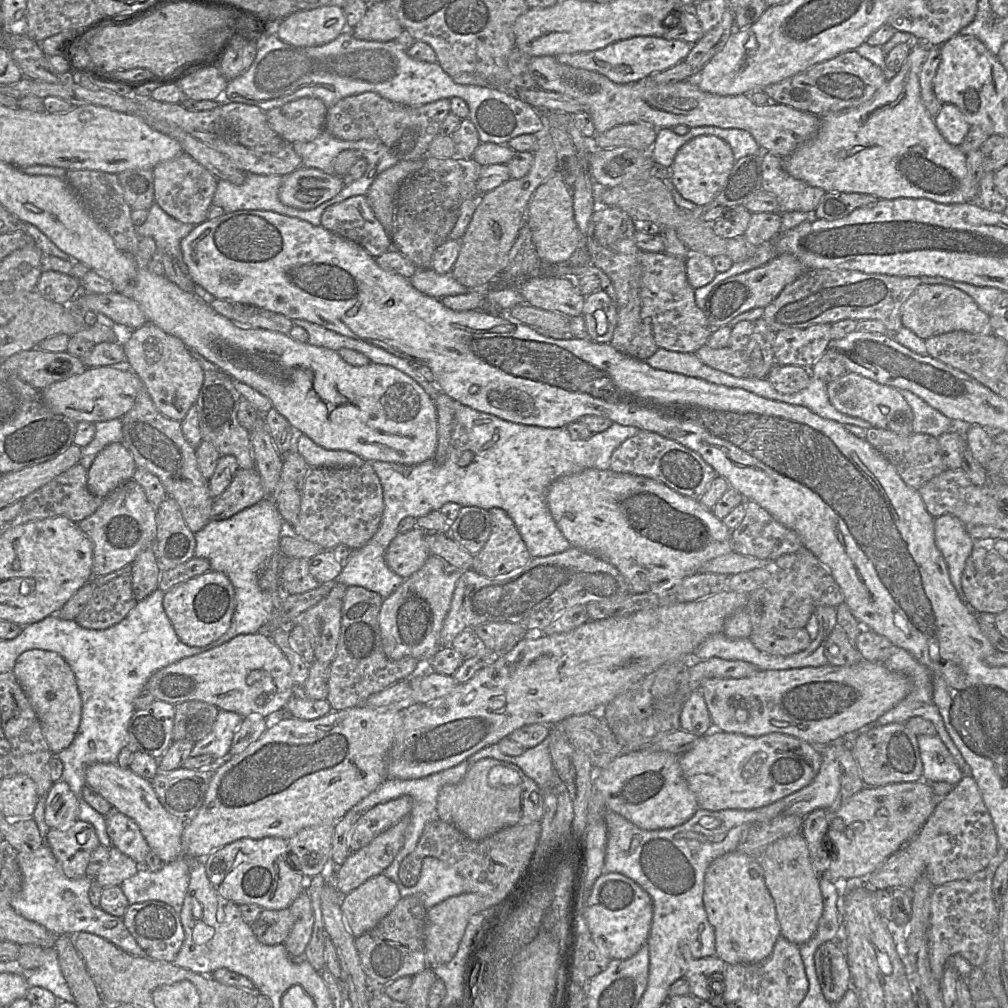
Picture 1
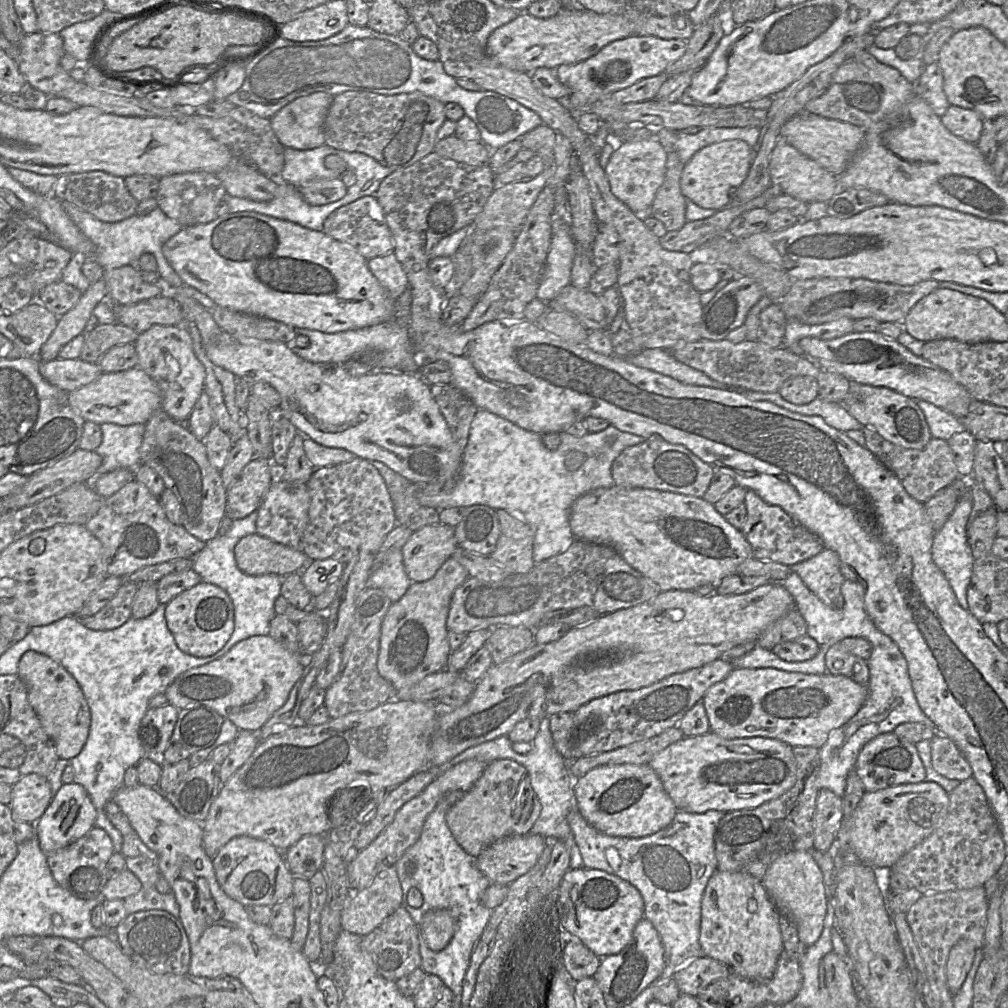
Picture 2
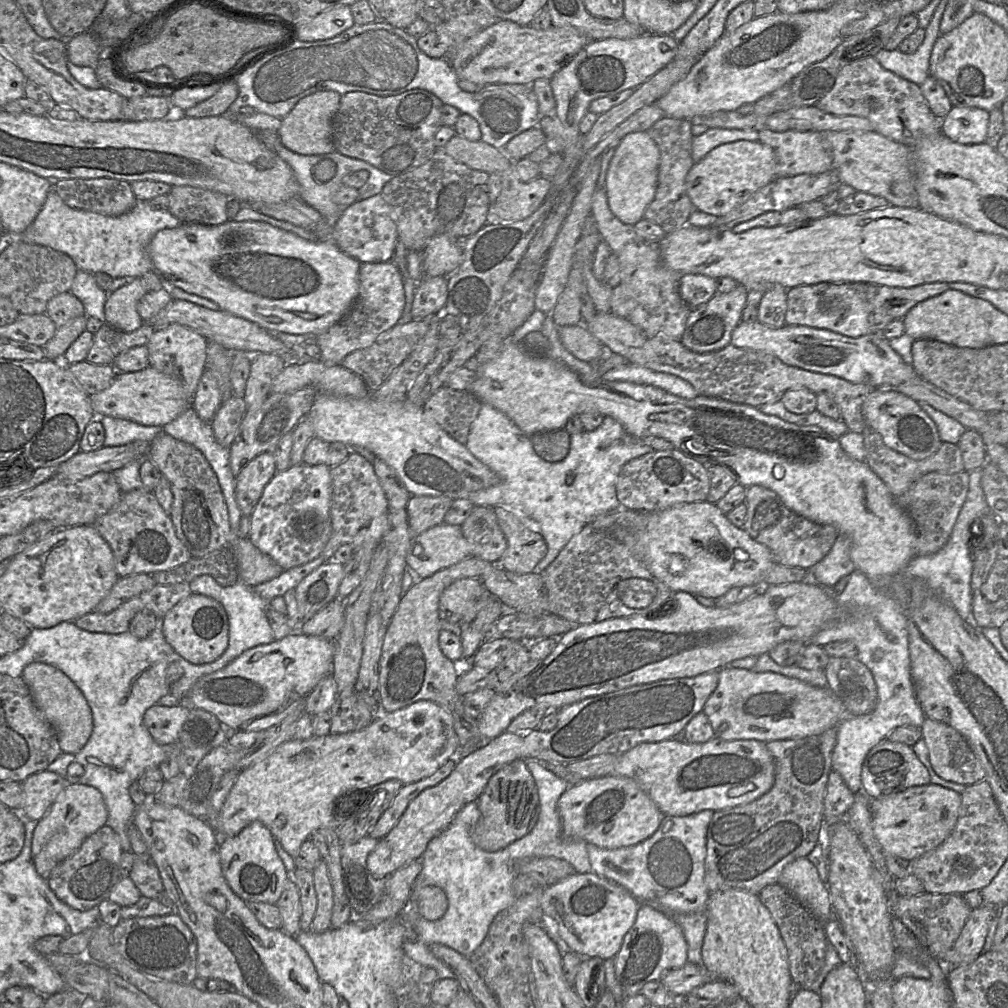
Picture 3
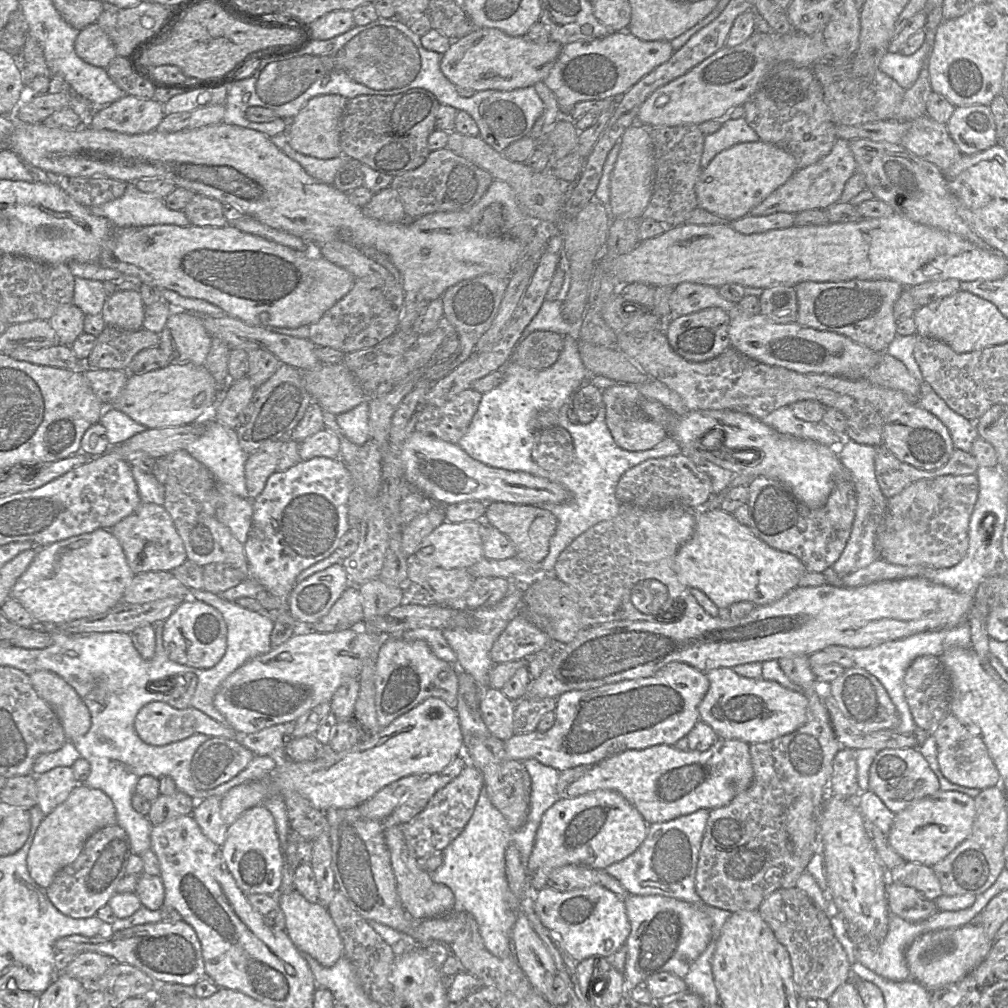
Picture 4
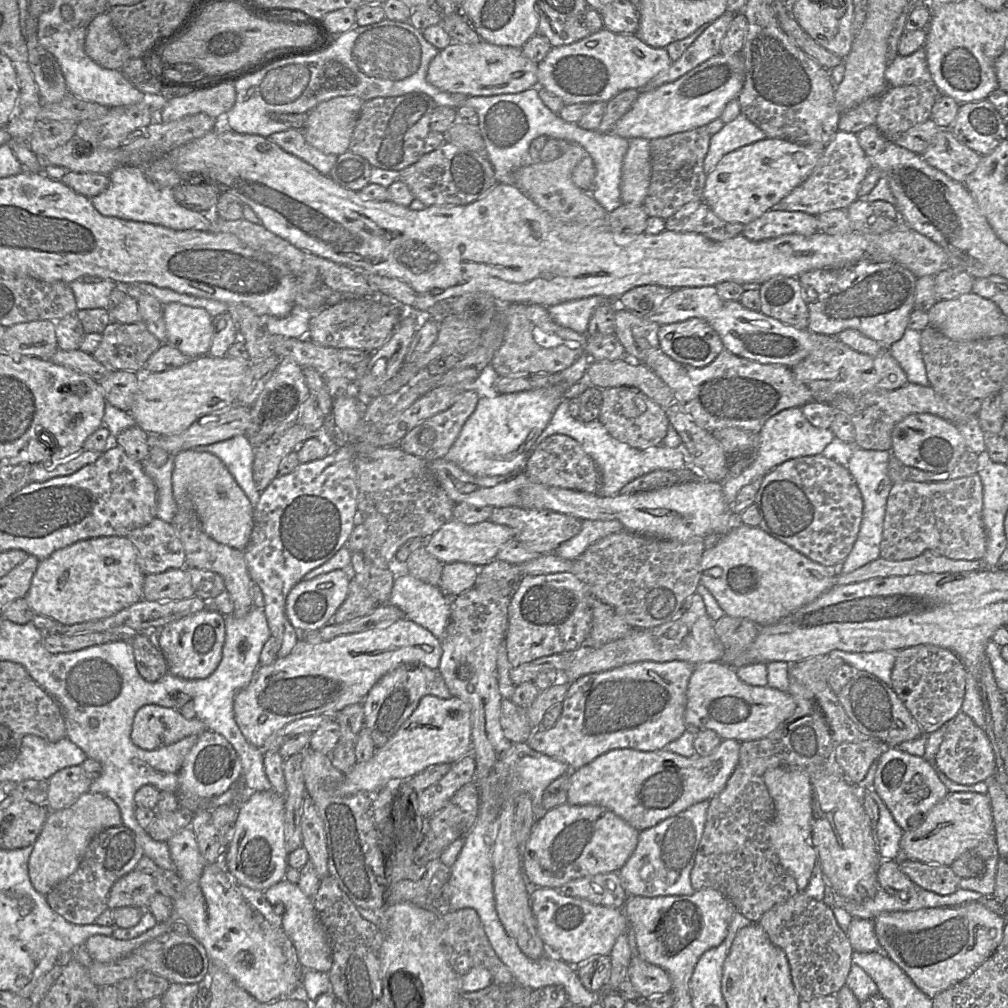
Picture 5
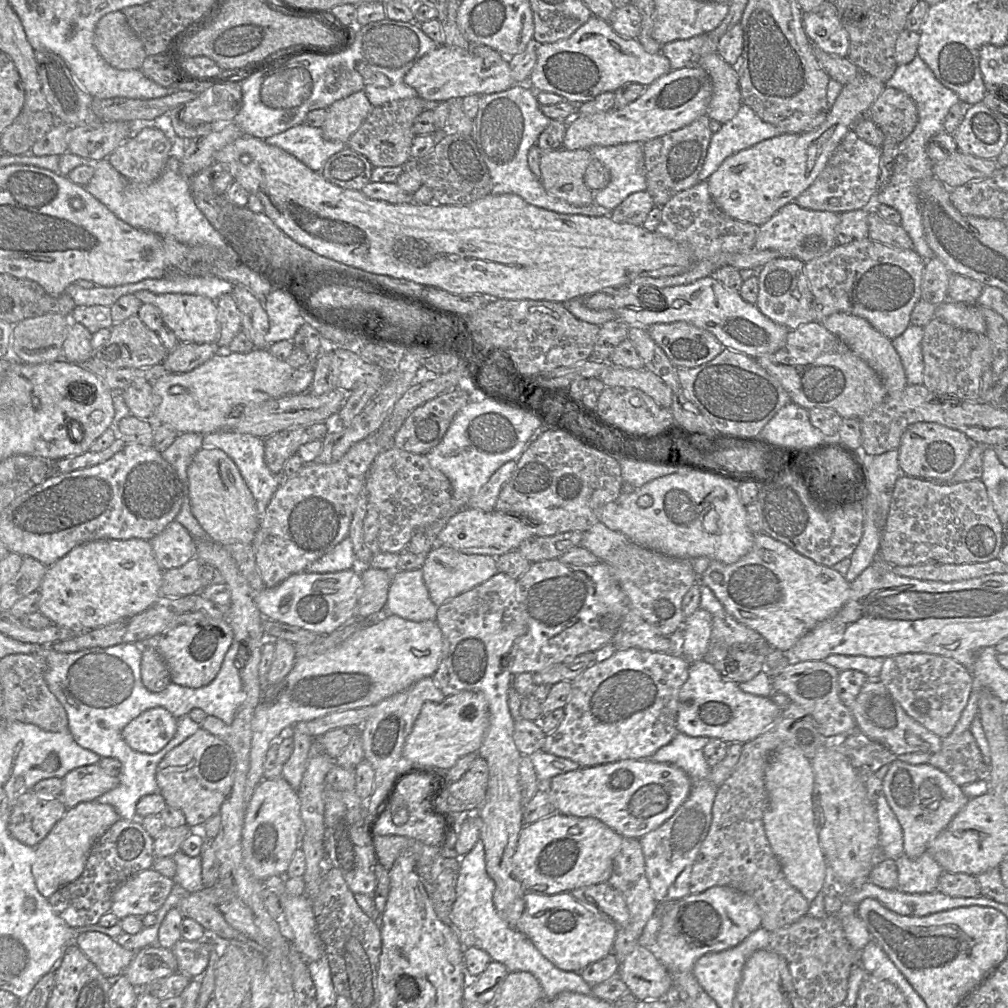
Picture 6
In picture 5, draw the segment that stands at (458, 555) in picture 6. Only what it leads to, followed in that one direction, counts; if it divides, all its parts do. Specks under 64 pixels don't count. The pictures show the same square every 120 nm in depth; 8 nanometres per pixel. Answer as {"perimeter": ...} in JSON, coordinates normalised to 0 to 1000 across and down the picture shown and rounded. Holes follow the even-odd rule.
{"perimeter":[[[458,558],[439,561],[435,583],[444,593],[451,593],[470,582],[474,563]]]}

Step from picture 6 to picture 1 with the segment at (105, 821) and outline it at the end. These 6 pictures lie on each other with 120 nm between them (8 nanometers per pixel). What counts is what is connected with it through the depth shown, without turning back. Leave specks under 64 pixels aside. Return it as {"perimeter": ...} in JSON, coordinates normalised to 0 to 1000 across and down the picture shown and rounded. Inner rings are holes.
{"perimeter":[[[58,775],[47,787],[45,815],[50,822],[67,822],[77,813],[77,793],[65,776]]]}

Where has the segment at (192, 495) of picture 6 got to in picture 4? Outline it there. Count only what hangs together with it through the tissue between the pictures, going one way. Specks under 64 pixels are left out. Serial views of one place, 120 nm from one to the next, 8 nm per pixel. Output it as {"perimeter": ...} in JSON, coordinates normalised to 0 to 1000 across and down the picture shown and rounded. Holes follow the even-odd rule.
{"perimeter":[[[218,480],[216,486],[219,491],[219,501],[214,507],[214,514],[241,541],[246,535],[249,523],[251,499],[246,494],[235,492]]]}

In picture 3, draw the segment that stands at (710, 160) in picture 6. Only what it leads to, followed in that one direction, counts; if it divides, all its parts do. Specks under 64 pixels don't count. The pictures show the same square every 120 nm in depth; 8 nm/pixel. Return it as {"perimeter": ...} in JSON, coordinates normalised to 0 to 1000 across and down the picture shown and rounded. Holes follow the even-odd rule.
{"perimeter":[[[704,127],[694,135],[688,137],[687,141],[687,157],[688,162],[697,158],[708,147],[734,139],[738,140],[752,140],[752,131],[747,128],[733,129],[733,128],[717,128]]]}

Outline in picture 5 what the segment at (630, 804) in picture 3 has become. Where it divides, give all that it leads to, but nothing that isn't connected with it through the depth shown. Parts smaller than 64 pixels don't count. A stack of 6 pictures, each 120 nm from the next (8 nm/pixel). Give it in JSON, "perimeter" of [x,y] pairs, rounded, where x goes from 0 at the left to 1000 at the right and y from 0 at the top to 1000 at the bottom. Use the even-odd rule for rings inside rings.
{"perimeter":[[[562,796],[532,814],[518,846],[519,867],[528,882],[555,882],[572,871],[613,865],[629,845],[634,826],[602,802]]]}

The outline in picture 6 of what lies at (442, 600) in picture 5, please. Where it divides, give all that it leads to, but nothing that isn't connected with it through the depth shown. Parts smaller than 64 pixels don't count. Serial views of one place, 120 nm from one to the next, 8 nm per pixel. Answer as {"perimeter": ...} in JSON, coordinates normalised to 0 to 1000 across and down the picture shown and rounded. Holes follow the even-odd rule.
{"perimeter":[[[396,549],[394,566],[385,586],[383,607],[410,617],[431,616],[435,602],[429,597],[420,574],[423,552]]]}

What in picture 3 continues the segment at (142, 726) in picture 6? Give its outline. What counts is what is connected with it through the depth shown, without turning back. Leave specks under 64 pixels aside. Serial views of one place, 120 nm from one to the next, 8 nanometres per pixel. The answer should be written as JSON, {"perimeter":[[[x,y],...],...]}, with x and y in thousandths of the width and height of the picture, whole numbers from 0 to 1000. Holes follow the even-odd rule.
{"perimeter":[[[156,697],[143,707],[143,720],[156,738],[173,737],[178,731],[189,702],[191,701],[180,698],[165,701]]]}

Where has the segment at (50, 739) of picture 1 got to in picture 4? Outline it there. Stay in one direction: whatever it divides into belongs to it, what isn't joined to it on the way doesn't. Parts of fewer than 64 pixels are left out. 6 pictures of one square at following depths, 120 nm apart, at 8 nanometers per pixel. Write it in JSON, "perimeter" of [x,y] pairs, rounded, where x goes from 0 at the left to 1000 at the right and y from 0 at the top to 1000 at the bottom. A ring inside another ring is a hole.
{"perimeter":[[[44,665],[37,666],[29,672],[38,690],[55,705],[66,735],[71,735],[87,726],[90,721],[88,704],[63,674],[53,667]]]}

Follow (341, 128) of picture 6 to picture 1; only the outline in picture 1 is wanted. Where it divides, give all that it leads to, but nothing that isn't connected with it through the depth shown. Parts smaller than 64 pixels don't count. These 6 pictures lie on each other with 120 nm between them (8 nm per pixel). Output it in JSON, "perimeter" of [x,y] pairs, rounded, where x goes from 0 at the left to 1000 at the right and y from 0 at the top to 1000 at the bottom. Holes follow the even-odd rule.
{"perimeter":[[[301,96],[263,111],[270,129],[287,142],[309,141],[321,128],[324,107],[314,97]]]}

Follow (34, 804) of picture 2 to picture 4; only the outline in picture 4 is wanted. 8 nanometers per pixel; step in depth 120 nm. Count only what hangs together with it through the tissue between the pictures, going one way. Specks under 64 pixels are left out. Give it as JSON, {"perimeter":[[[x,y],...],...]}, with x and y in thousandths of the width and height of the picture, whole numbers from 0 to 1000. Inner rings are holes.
{"perimeter":[[[56,761],[36,770],[37,799],[46,810],[77,779],[71,761]]]}

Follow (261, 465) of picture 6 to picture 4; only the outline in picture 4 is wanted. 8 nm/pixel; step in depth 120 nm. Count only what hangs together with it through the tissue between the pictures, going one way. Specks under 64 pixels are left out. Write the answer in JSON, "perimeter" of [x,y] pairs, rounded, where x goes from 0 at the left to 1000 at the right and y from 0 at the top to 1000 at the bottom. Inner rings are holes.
{"perimeter":[[[207,415],[202,431],[188,439],[184,446],[208,467],[215,480],[224,483],[239,494],[246,494],[242,464],[247,451],[238,443],[233,426],[220,422],[212,415]]]}

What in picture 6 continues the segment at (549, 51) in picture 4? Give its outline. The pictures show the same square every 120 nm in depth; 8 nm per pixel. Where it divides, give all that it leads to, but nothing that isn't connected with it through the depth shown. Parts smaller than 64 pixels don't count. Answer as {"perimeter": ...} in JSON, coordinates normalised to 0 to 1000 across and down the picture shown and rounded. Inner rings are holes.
{"perimeter":[[[436,45],[424,52],[406,68],[401,81],[413,89],[422,100],[441,101],[466,94],[484,94],[499,91],[512,82],[508,76],[504,57],[497,61],[485,61],[454,47]]]}

